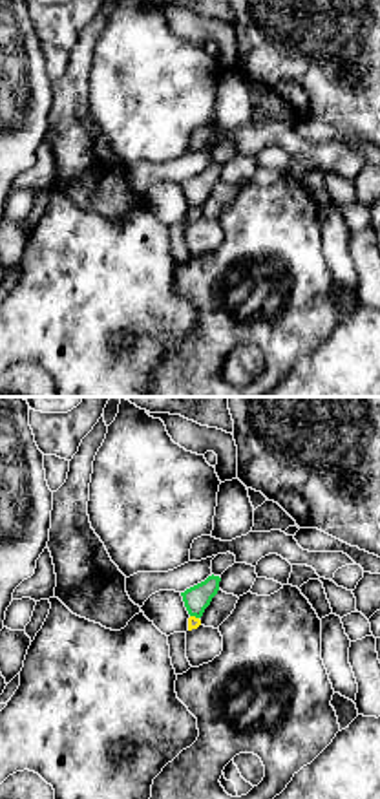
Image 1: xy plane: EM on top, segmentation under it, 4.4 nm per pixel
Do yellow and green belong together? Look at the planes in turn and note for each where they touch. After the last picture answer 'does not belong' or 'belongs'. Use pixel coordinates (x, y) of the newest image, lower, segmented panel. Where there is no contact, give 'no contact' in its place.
(194, 617)

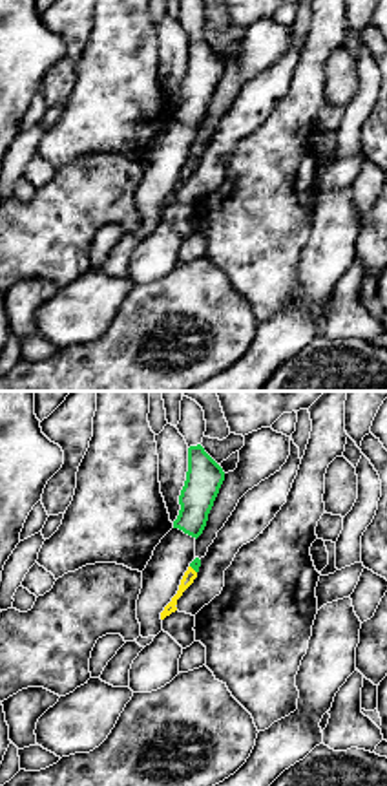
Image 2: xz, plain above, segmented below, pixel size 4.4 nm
(192, 569)

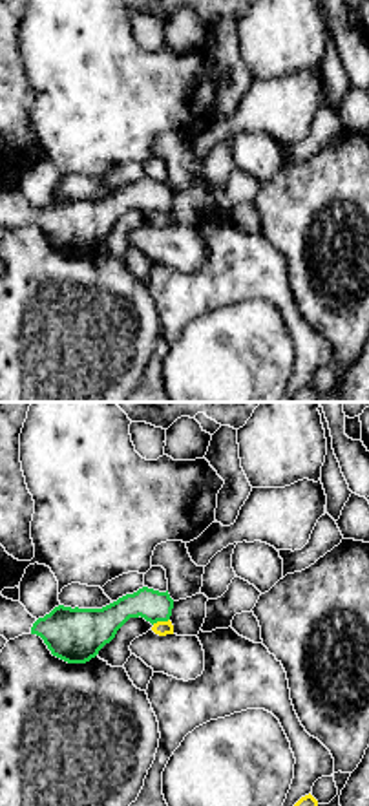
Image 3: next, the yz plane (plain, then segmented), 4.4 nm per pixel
(159, 622)

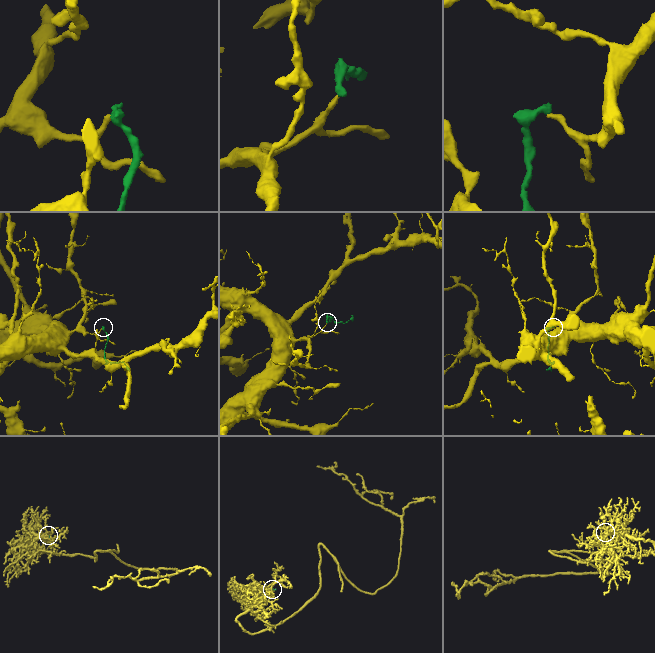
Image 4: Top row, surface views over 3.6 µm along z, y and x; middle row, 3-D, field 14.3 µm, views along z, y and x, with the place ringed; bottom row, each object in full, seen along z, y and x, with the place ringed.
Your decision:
does not belong

